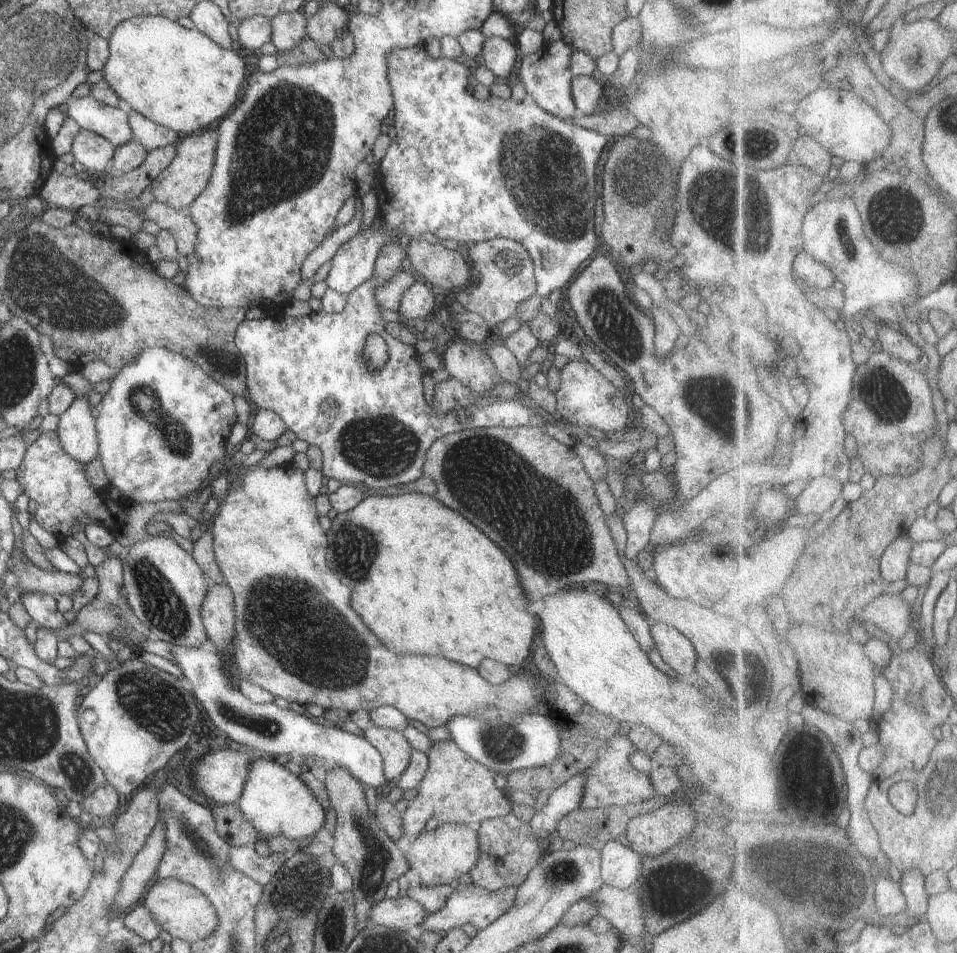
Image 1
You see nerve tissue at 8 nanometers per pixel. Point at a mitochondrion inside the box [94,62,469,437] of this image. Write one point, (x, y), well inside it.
(300, 124)

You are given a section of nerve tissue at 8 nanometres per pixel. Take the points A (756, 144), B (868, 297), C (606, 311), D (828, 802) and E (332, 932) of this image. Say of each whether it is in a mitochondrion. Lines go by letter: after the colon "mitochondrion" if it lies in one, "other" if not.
A: mitochondrion
B: other
C: mitochondrion
D: other
E: mitochondrion

